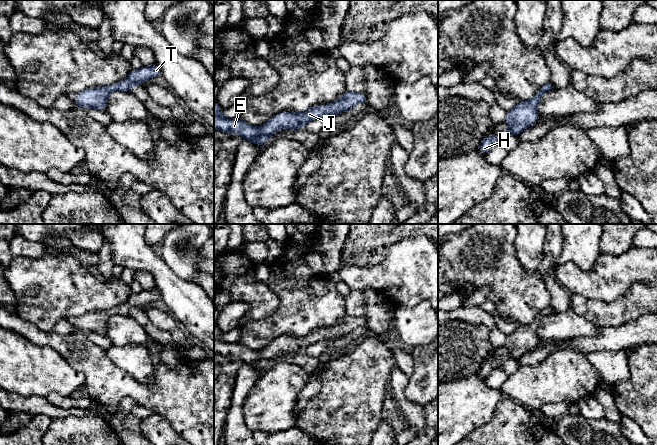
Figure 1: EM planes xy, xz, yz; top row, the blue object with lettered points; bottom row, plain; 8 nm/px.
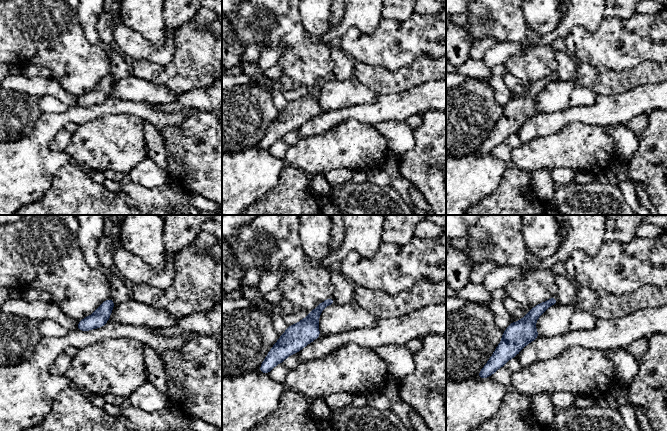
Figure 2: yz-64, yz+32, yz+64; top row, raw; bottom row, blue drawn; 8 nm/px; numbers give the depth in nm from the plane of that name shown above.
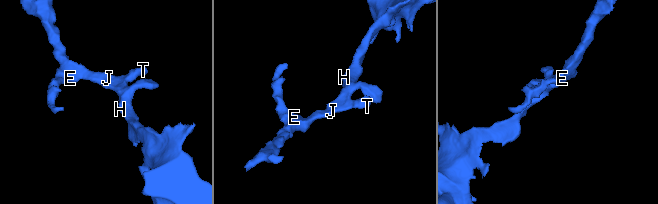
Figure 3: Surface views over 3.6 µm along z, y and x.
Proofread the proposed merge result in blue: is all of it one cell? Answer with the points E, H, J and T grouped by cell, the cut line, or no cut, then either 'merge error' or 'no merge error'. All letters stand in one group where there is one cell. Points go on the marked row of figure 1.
E H J T; no cut; no merge error

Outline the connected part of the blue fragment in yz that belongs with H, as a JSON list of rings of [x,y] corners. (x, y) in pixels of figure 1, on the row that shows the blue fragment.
[[[551,83],[539,88],[537,94],[528,101],[518,103],[514,108],[506,112],[504,123],[508,123],[510,128],[493,137],[484,137],[480,144],[480,153],[486,155],[490,149],[502,143],[508,135],[519,135],[523,130],[537,122],[538,105],[543,93],[552,89]]]

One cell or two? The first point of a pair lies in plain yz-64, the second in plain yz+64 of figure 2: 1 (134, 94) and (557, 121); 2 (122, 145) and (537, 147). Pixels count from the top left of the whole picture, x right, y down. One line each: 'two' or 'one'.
1: two
2: one

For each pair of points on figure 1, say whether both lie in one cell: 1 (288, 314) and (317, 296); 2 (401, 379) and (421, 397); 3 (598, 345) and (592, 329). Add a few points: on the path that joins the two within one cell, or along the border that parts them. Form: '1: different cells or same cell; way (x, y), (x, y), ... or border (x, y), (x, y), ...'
1: same cell; way (295, 314), (310, 302)
2: different cells; border (408, 377), (405, 396), (420, 405)
3: different cells; border (601, 328), (592, 336), (574, 337), (572, 339)

